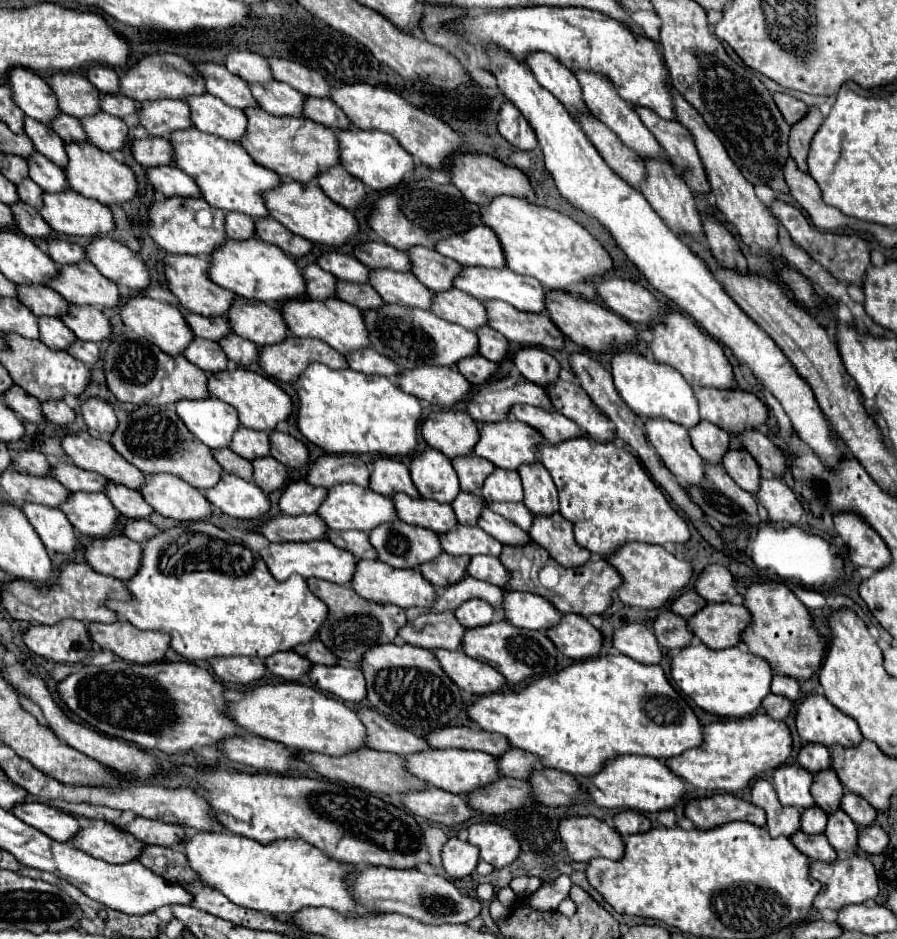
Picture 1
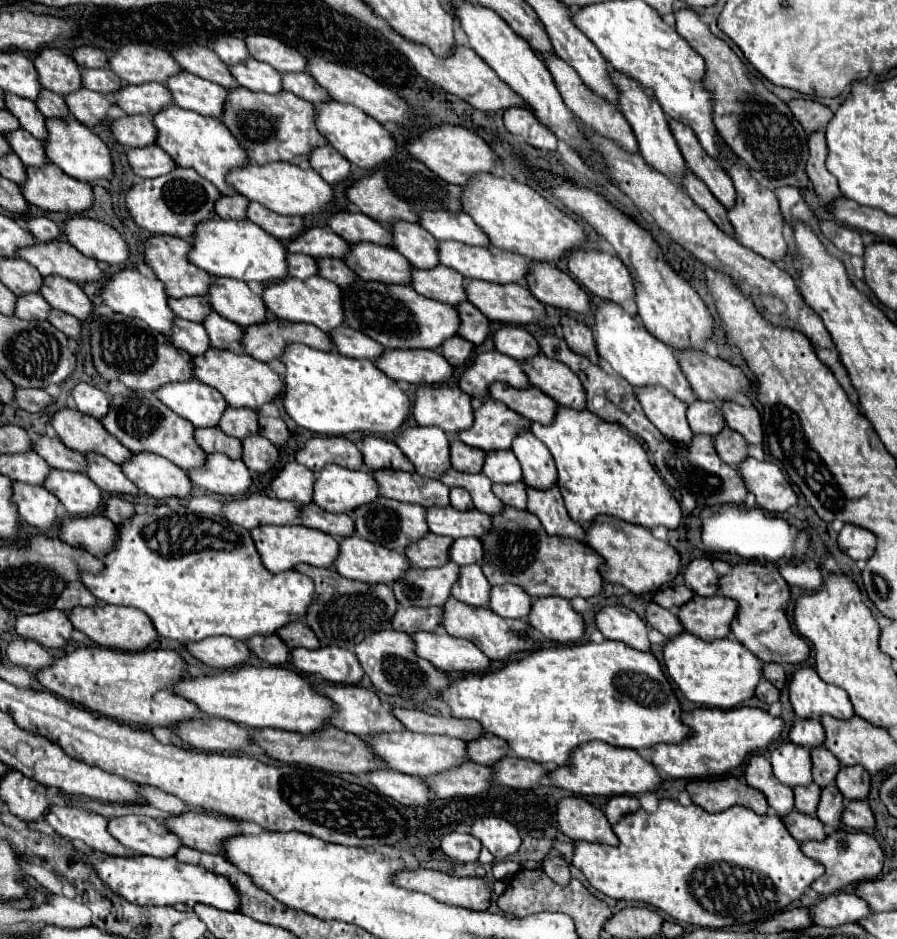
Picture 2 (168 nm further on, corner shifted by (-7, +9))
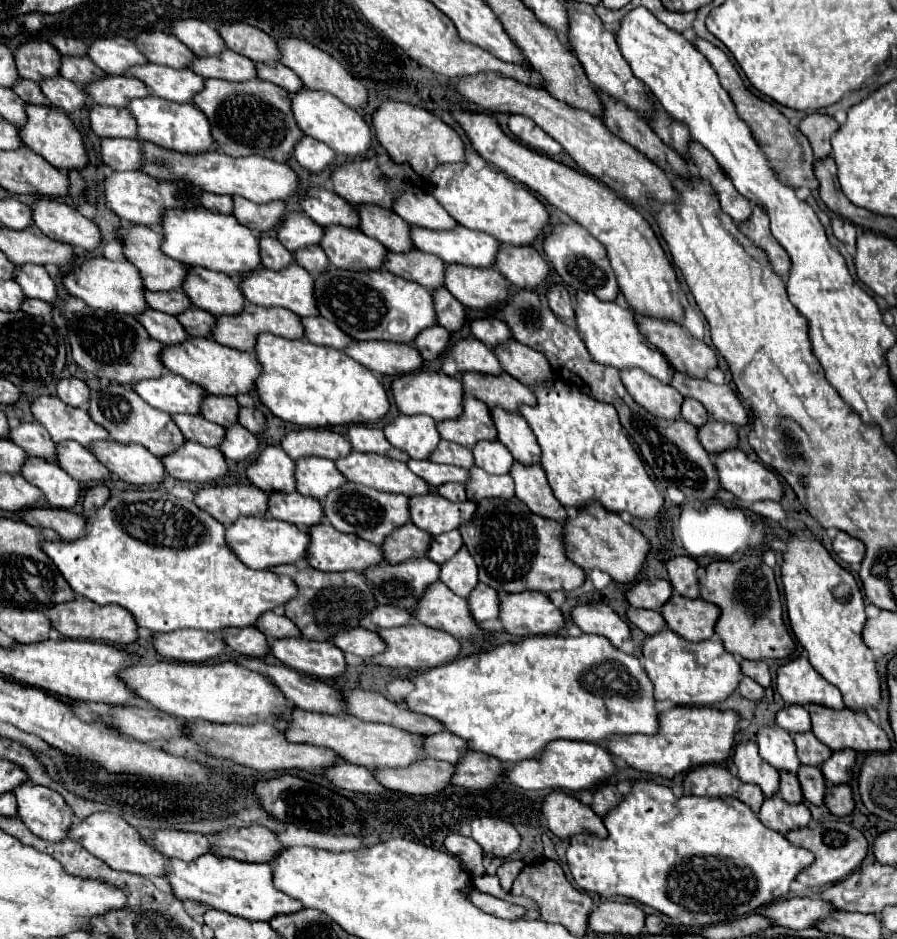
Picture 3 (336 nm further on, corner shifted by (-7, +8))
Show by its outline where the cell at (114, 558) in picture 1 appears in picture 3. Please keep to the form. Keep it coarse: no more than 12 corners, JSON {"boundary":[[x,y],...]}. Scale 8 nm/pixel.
{"boundary":[[31,508],[23,520],[55,530],[67,542],[85,536],[85,516]]}

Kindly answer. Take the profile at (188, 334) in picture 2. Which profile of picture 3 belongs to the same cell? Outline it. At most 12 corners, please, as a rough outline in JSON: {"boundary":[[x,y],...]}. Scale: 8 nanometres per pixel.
{"boundary":[[151,308],[139,322],[155,340],[177,346],[189,338],[175,316]]}

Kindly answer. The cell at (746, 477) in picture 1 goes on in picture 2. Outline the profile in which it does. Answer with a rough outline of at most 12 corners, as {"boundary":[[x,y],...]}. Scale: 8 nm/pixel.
{"boundary":[[729,427],[713,437],[717,455],[731,467],[747,459],[747,441]]}

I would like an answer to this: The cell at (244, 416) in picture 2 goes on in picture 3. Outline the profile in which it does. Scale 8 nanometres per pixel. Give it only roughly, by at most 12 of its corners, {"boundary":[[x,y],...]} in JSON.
{"boundary":[[207,396],[201,414],[223,428],[237,422],[231,396]]}

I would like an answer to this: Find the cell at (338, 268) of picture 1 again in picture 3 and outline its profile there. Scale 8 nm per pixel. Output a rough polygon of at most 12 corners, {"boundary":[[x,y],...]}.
{"boundary":[[287,214],[277,228],[291,252],[321,244],[325,230],[305,214]]}

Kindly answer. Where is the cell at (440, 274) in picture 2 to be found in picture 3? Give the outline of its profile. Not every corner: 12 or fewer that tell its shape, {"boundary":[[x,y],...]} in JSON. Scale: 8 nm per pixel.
{"boundary":[[421,250],[389,252],[395,276],[437,290],[445,262]]}

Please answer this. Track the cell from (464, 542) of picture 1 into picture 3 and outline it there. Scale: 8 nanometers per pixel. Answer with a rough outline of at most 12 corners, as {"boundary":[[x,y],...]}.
{"boundary":[[413,496],[415,526],[439,536],[469,522],[471,500]]}

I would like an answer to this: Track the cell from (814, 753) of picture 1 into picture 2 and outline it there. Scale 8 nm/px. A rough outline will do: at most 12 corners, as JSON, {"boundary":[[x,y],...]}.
{"boundary":[[819,719],[791,725],[789,739],[803,747],[823,745]]}

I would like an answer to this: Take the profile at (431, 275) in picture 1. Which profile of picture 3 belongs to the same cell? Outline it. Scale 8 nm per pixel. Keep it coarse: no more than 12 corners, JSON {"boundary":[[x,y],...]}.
{"boundary":[[359,206],[359,230],[387,250],[415,248],[411,226],[395,212]]}

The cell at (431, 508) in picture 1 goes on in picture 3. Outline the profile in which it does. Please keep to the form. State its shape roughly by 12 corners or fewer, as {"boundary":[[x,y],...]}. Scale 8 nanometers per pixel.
{"boundary":[[351,452],[335,464],[349,482],[379,492],[431,492],[407,464]]}

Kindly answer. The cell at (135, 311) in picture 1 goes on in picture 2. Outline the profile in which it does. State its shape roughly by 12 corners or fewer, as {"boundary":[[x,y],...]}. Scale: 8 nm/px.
{"boundary":[[113,273],[99,295],[107,307],[167,333],[175,315],[159,279]]}

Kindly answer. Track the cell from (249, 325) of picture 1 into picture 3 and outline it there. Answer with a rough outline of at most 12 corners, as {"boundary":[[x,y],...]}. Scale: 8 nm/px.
{"boundary":[[187,268],[183,292],[213,316],[241,314],[245,296],[221,272]]}

